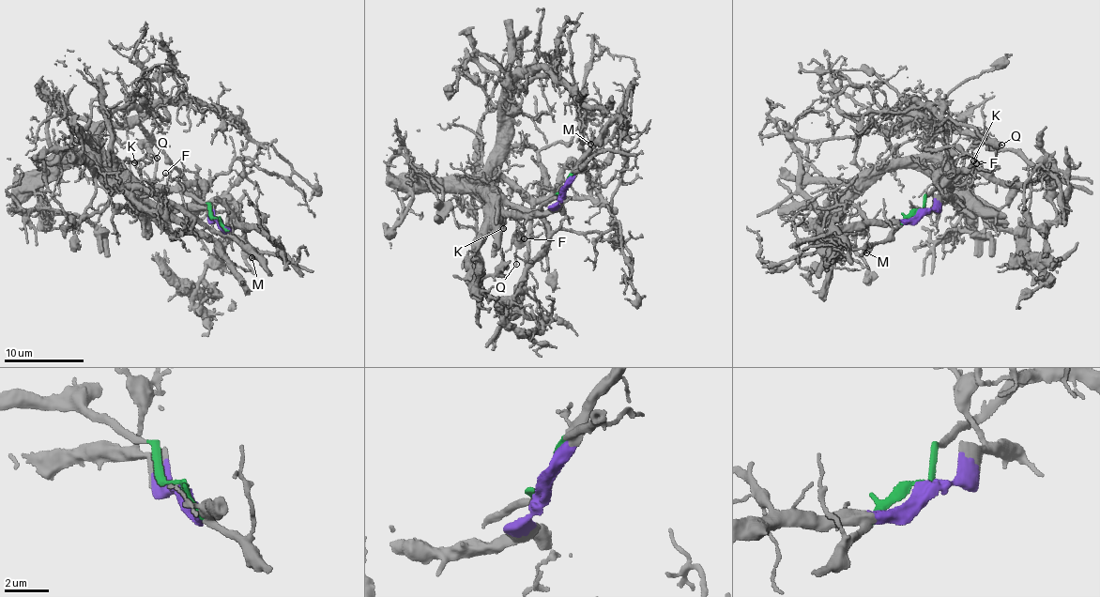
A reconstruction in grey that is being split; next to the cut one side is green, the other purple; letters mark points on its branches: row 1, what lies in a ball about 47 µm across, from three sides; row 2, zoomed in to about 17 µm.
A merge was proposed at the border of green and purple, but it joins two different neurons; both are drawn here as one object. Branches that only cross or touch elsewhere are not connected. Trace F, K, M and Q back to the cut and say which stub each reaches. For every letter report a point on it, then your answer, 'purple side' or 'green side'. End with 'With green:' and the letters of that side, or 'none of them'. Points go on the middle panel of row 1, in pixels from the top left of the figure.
F: (524, 238) | green side
K: (503, 228) | purple side
M: (590, 144) | green side
Q: (516, 264) | green side
With green: F, M, Q

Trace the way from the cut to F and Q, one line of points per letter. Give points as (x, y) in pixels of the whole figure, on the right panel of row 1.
F: (919, 209), (925, 195), (944, 186), (952, 187), (963, 173), (970, 172), (976, 162)
Q: (919, 209), (925, 195), (944, 186), (952, 187), (959, 176), (965, 153), (971, 145), (989, 139), (1001, 145)

